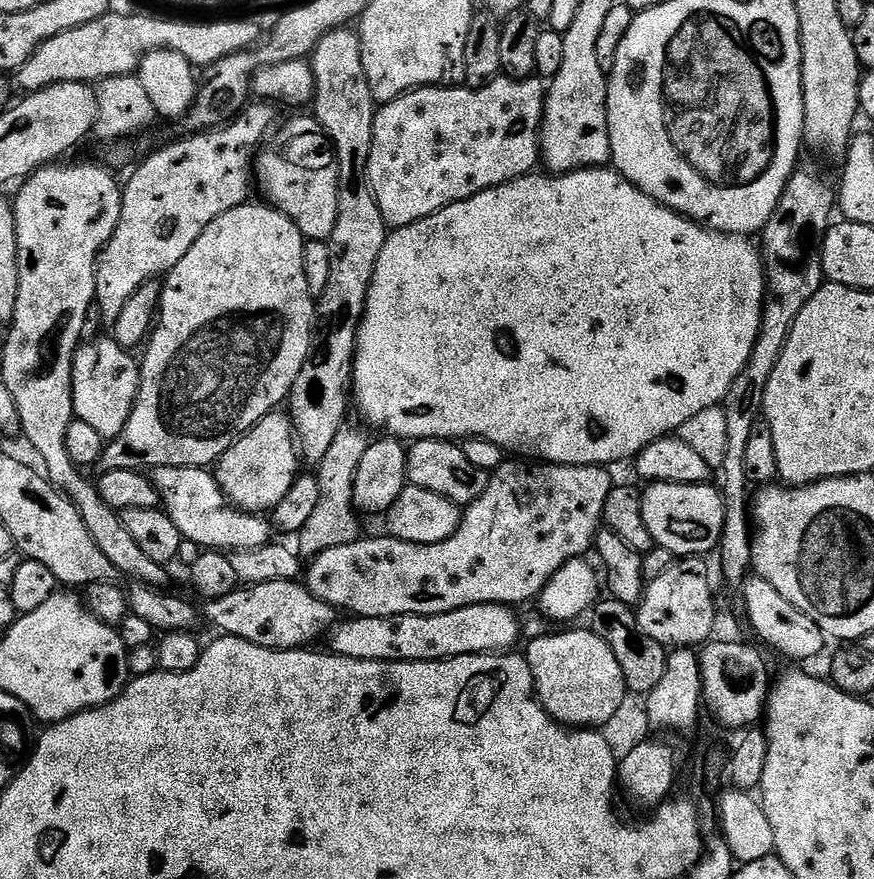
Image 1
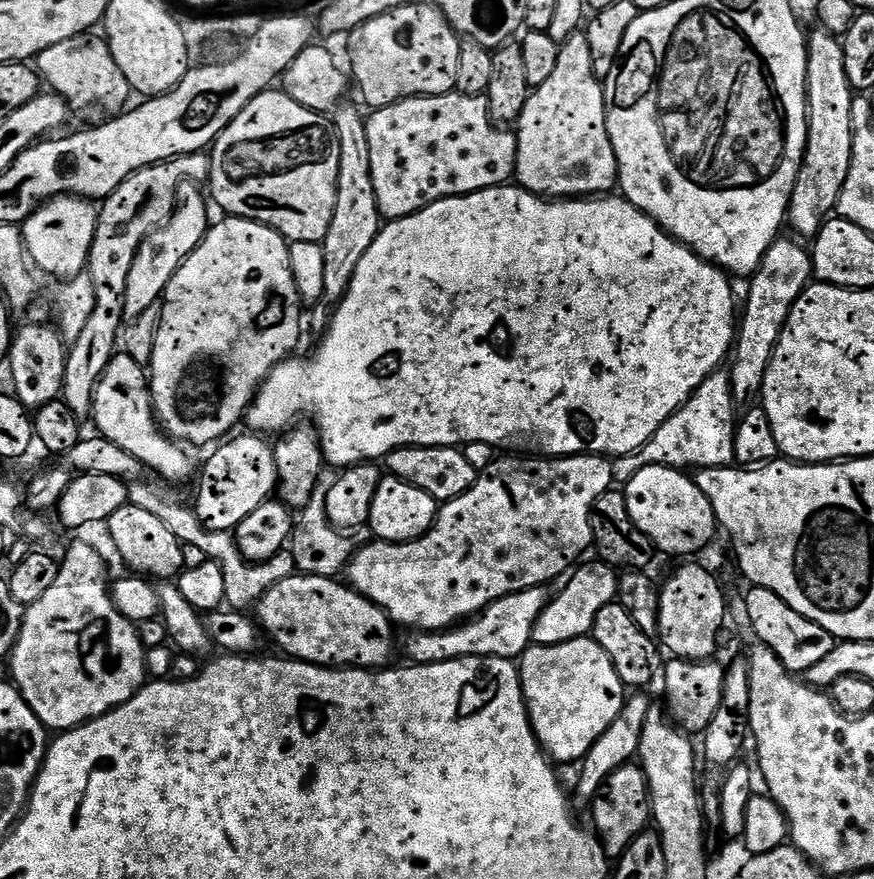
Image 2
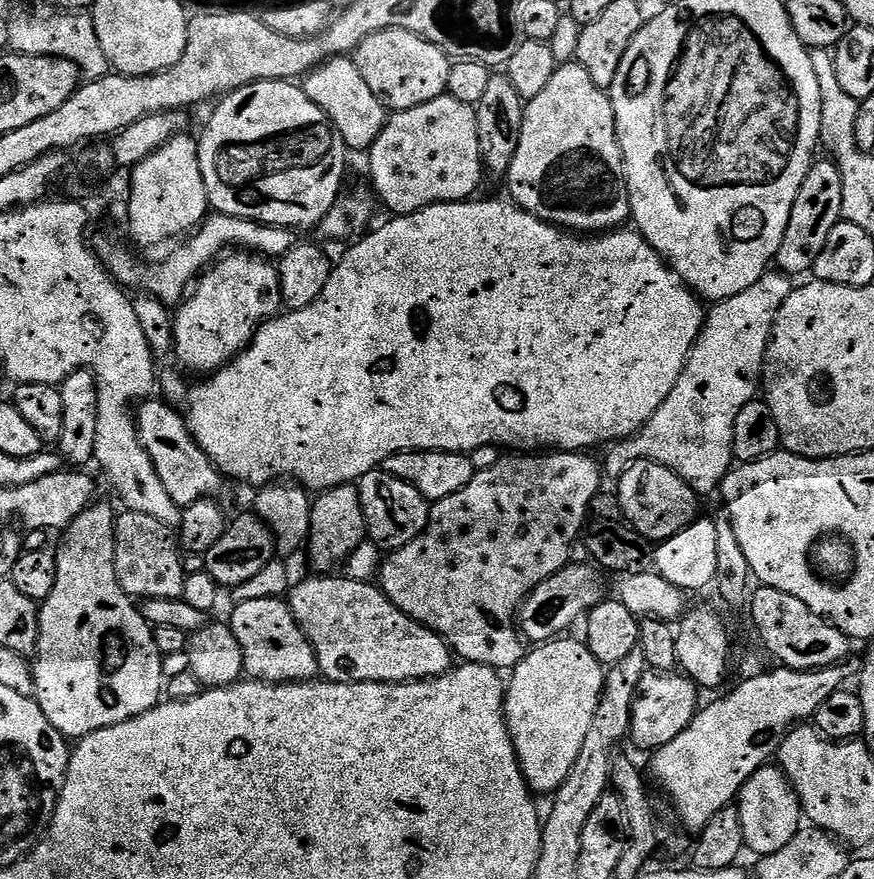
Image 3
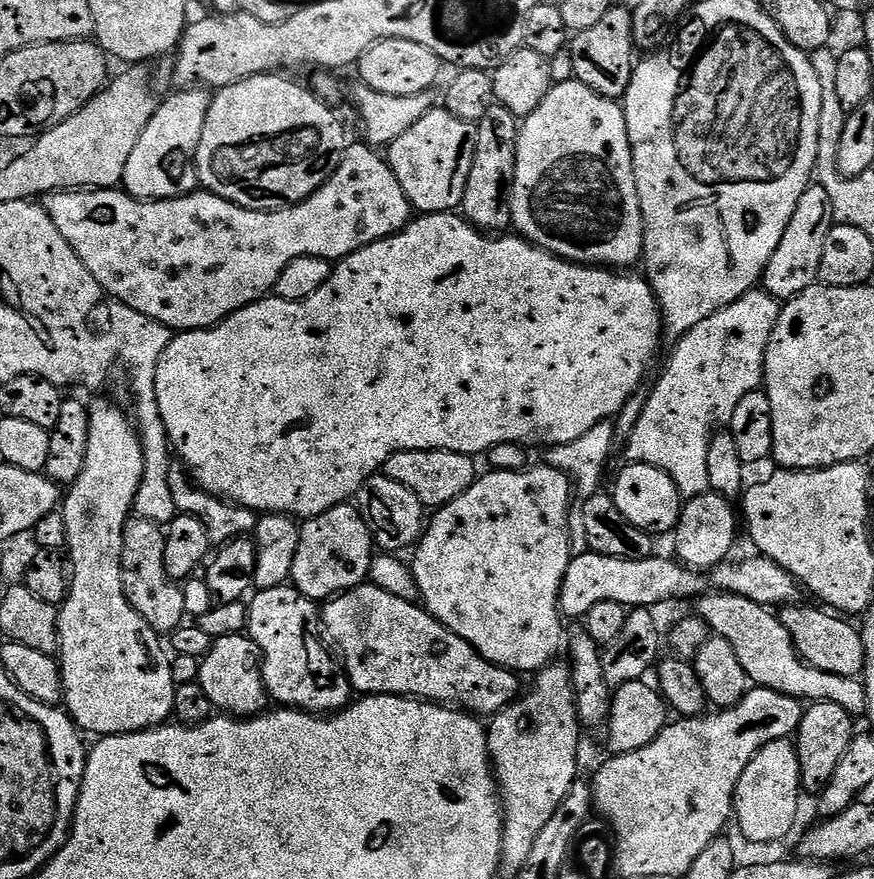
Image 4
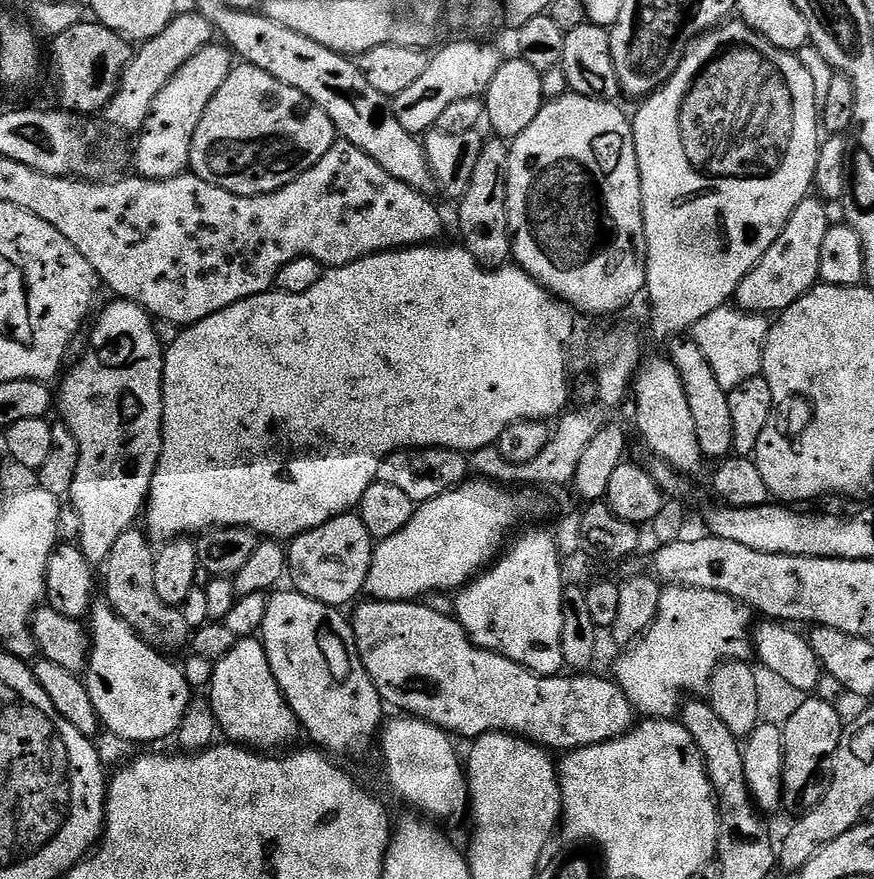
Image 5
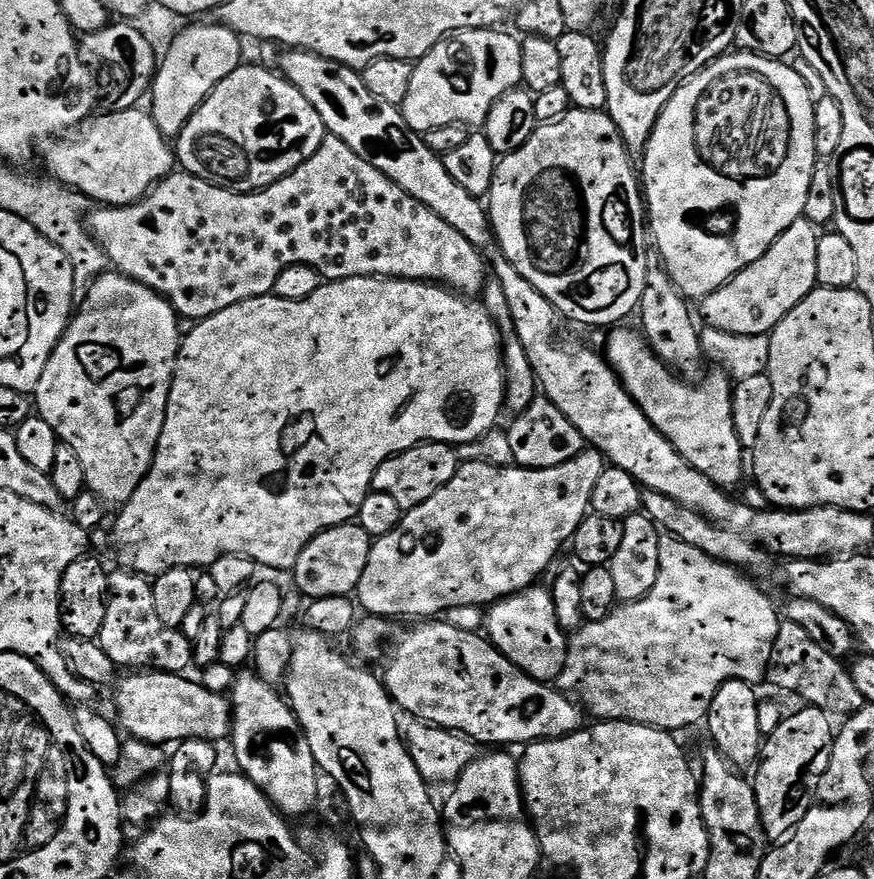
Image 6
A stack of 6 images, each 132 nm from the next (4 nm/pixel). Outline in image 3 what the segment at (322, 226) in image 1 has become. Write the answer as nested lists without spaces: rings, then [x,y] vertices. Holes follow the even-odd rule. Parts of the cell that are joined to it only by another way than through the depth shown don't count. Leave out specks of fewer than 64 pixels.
[[[255,80],[253,84],[242,86],[236,92],[227,93],[216,106],[212,117],[208,120],[208,125],[204,128],[204,133],[198,136],[198,158],[202,166],[202,178],[206,182],[209,205],[222,216],[237,216],[259,224],[269,224],[289,230],[297,230],[296,228],[319,229],[322,218],[326,218],[326,214],[330,214],[330,210],[342,195],[340,187],[344,184],[344,167],[348,164],[348,156],[350,157],[349,149],[344,147],[342,134],[338,134],[334,122],[330,122],[328,115],[322,110],[318,110],[318,106],[314,106],[314,102],[310,102],[310,98],[304,93],[303,87],[299,83],[291,80]]]

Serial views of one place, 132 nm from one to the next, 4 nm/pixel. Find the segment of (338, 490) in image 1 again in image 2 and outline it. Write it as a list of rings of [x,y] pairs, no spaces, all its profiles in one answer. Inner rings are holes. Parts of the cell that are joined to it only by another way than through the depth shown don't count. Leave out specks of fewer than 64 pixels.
[[[321,486],[314,490],[314,498],[310,500],[295,521],[292,530],[292,539],[290,541],[290,550],[294,554],[294,562],[296,563],[297,573],[306,576],[330,576],[339,577],[341,573],[348,567],[348,563],[363,550],[366,545],[373,543],[374,537],[371,528],[365,526],[363,528],[349,528],[347,530],[336,528],[333,526],[326,512],[326,498],[328,494],[327,487]]]

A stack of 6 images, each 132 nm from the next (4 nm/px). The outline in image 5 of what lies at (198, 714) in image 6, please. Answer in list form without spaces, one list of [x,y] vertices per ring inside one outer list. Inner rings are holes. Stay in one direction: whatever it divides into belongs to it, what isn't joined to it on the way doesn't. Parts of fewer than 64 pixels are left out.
[[[106,602],[93,603],[92,611],[90,613],[90,621],[92,620],[92,628],[90,624],[90,651],[88,653],[88,666],[86,669],[86,675],[83,677],[84,685],[88,687],[88,694],[90,696],[90,702],[94,704],[94,710],[96,711],[96,717],[100,719],[101,725],[105,729],[109,728],[114,735],[120,740],[133,740],[136,744],[148,744],[151,740],[164,740],[167,738],[175,737],[178,726],[182,722],[182,718],[186,714],[188,709],[189,700],[193,699],[193,689],[188,687],[186,678],[183,671],[179,667],[176,668],[171,664],[169,657],[165,655],[163,651],[157,650],[152,645],[147,644],[146,641],[140,637],[139,634],[129,626],[123,618],[118,616],[112,607]]]

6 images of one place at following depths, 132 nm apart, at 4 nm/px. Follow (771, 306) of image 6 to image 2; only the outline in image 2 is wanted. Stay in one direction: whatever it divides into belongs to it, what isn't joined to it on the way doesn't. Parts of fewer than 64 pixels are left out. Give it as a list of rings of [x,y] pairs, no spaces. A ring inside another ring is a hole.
[[[816,30],[807,37],[808,45],[808,141],[804,151],[804,161],[798,170],[798,178],[794,182],[792,197],[788,203],[787,223],[797,237],[815,238],[825,220],[835,213],[836,203],[842,194],[842,186],[846,186],[846,174],[850,174],[852,161],[852,123],[850,122],[850,106],[854,90],[846,78],[846,58],[843,43],[831,32]]]

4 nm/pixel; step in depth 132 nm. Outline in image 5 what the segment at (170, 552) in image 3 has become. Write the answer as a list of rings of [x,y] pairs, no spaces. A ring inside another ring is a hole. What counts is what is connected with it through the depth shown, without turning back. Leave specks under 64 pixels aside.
[[[133,526],[126,530],[126,534],[122,534],[122,538],[118,538],[118,542],[114,542],[114,550],[110,550],[106,561],[106,569],[104,580],[102,576],[102,592],[105,592],[106,603],[116,614],[142,637],[147,644],[152,645],[157,650],[163,650],[165,653],[172,654],[175,648],[185,647],[186,641],[190,636],[190,629],[186,626],[186,618],[183,611],[179,607],[162,602],[158,598],[158,592],[154,590],[154,562],[156,561],[156,552],[153,543],[149,537],[145,535],[139,527]]]

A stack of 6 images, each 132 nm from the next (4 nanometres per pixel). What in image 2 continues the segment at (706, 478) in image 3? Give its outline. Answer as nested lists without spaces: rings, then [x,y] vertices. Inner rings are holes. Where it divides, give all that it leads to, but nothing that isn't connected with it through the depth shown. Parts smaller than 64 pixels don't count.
[[[718,370],[698,386],[698,390],[674,413],[637,452],[628,456],[615,457],[612,465],[612,478],[623,486],[646,466],[665,464],[667,468],[699,470],[701,468],[726,468],[735,461],[734,438],[738,405],[732,397],[732,377],[727,371]]]

